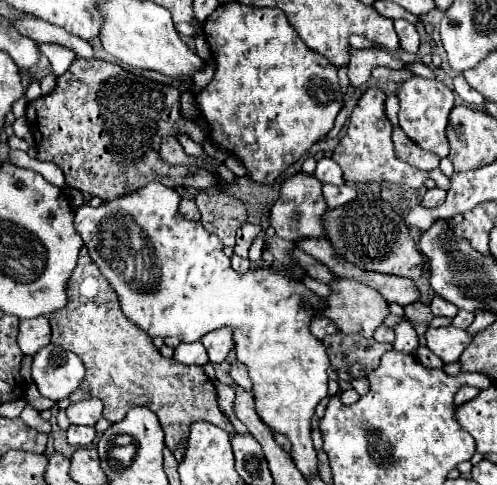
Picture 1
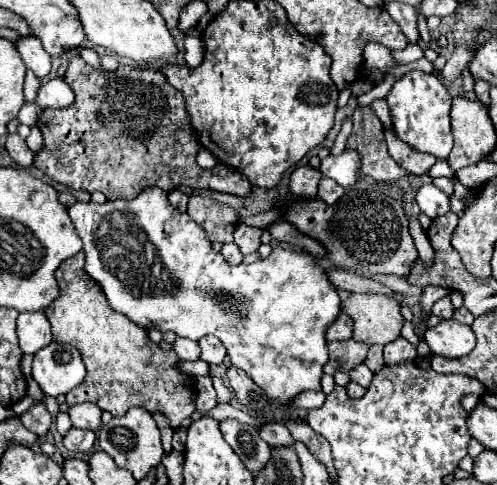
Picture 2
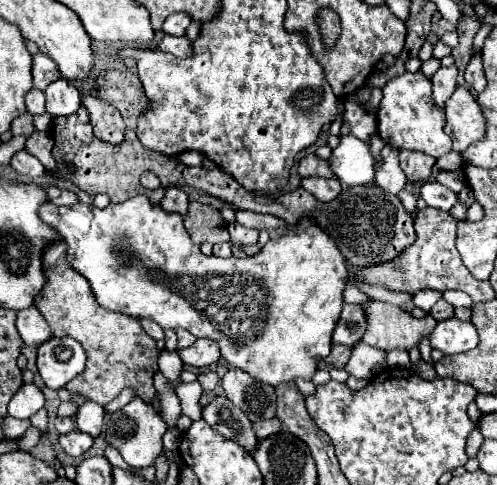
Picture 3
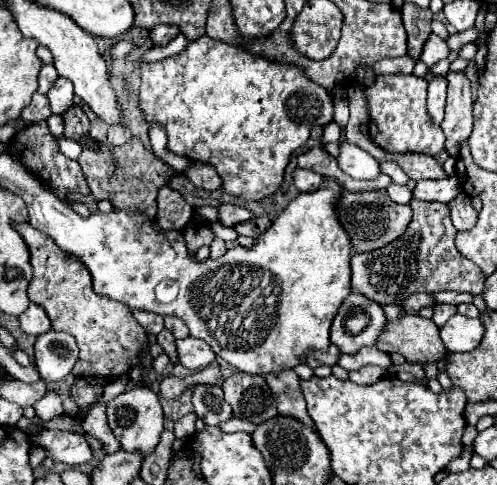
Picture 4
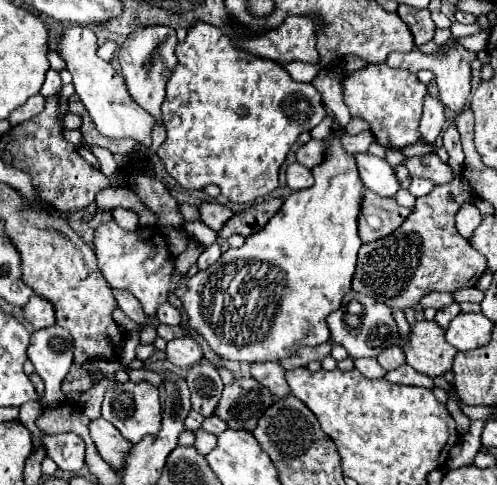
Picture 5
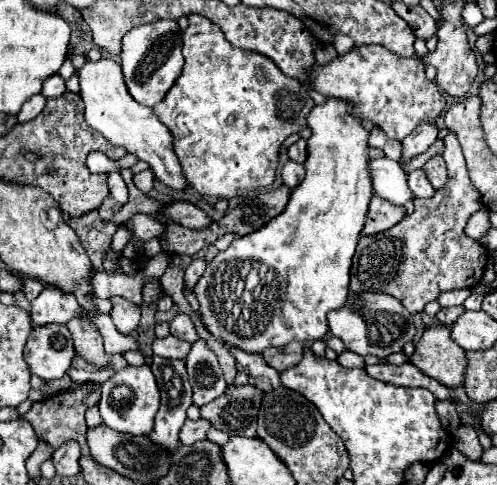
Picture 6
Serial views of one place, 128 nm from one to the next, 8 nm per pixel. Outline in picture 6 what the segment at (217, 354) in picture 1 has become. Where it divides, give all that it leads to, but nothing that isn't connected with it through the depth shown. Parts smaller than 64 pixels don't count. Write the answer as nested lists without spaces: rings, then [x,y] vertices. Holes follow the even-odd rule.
[[[166,336],[162,340],[154,340],[152,344],[152,350],[156,356],[162,356],[162,358],[170,358],[170,360],[186,360],[188,352],[190,352],[192,344],[184,342],[184,340],[178,340],[174,336]]]

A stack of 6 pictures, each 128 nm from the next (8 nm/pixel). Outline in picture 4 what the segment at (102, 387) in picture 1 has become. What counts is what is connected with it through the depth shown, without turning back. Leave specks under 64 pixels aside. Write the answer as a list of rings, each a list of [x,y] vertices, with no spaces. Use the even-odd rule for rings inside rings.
[[[18,224],[16,230],[22,234],[30,248],[30,264],[34,268],[32,284],[28,286],[30,302],[42,306],[52,322],[54,330],[68,332],[76,338],[80,358],[72,374],[76,378],[106,378],[110,382],[130,374],[132,368],[152,368],[152,356],[148,352],[148,334],[136,324],[130,308],[104,300],[92,292],[92,280],[84,264],[74,256],[60,252],[56,242],[42,232],[36,232],[30,224]]]

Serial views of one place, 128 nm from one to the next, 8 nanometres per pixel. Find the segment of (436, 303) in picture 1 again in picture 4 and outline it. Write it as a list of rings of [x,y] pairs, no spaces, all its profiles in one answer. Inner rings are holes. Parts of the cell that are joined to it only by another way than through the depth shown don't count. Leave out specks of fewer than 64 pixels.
[[[436,304],[432,320],[436,322],[436,326],[442,326],[454,314],[456,314],[456,306],[452,306],[452,304]]]

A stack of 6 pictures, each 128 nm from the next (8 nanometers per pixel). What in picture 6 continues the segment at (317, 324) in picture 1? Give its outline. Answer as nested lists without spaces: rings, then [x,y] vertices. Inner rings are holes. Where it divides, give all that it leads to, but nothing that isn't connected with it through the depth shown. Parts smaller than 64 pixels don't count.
[[[350,292],[346,304],[328,314],[328,326],[330,332],[336,338],[340,338],[344,346],[354,354],[360,356],[372,354],[378,358],[386,358],[392,352],[402,350],[402,346],[410,342],[416,332],[412,314],[396,298],[384,294],[372,294],[372,292],[364,292],[364,294]]]

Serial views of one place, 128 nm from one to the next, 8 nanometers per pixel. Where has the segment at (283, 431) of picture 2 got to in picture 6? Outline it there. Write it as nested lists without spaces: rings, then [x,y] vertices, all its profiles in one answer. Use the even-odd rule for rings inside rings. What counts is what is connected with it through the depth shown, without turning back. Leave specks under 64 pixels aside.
[[[186,420],[184,430],[180,430],[180,442],[182,442],[184,446],[192,446],[194,442],[204,440],[204,438],[206,438],[206,432],[210,430],[210,426],[212,426],[212,424],[210,424],[208,420],[196,420],[196,422]]]

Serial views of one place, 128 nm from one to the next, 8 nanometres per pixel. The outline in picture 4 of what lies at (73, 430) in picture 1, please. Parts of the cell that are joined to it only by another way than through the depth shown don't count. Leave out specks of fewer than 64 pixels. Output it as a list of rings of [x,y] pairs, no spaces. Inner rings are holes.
[[[42,430],[36,436],[36,444],[42,446],[54,460],[78,466],[90,460],[92,450],[86,438],[78,432],[62,432],[62,430]]]

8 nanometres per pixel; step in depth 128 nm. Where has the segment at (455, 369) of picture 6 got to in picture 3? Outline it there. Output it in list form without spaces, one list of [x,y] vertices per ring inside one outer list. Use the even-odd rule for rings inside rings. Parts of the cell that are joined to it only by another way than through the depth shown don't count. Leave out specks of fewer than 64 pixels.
[[[368,300],[362,306],[368,322],[362,342],[386,352],[410,351],[422,336],[428,336],[436,326],[436,320],[430,314],[426,314],[422,320],[416,320],[394,304]]]

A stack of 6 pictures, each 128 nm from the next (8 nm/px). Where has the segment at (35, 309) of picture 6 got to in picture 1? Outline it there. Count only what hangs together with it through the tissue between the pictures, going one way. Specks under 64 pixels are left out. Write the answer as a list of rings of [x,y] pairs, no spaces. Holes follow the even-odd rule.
[[[46,316],[32,318],[32,320],[20,320],[18,346],[24,354],[34,356],[48,342],[50,342],[50,322]]]

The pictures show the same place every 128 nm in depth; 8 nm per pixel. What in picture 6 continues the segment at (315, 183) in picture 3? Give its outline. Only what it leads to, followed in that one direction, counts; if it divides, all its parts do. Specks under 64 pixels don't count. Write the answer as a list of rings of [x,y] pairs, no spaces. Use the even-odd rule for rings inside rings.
[[[288,160],[288,162],[284,164],[284,168],[282,168],[282,180],[284,180],[284,184],[286,184],[290,190],[296,188],[296,186],[304,180],[304,176],[306,176],[304,166],[302,166],[302,164],[296,164],[296,162],[292,162],[292,160]]]

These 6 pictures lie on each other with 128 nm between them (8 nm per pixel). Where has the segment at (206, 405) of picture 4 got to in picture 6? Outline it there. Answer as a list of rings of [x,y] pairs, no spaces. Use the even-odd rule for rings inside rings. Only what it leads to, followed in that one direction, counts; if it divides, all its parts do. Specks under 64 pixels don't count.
[[[196,340],[192,344],[192,352],[186,360],[190,384],[194,390],[194,406],[204,406],[212,400],[216,400],[226,390],[226,380],[222,376],[222,370],[218,366],[216,356],[206,348],[204,340]]]

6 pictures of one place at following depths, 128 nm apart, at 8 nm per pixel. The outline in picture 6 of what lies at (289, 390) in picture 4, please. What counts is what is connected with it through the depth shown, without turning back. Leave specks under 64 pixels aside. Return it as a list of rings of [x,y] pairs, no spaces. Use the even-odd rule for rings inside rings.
[[[236,348],[230,350],[232,356],[236,358],[238,364],[242,364],[242,368],[252,376],[252,378],[268,378],[272,388],[278,388],[282,382],[280,382],[280,372],[276,372],[272,366],[266,364],[266,360],[262,356],[252,356],[248,352],[240,352]]]

